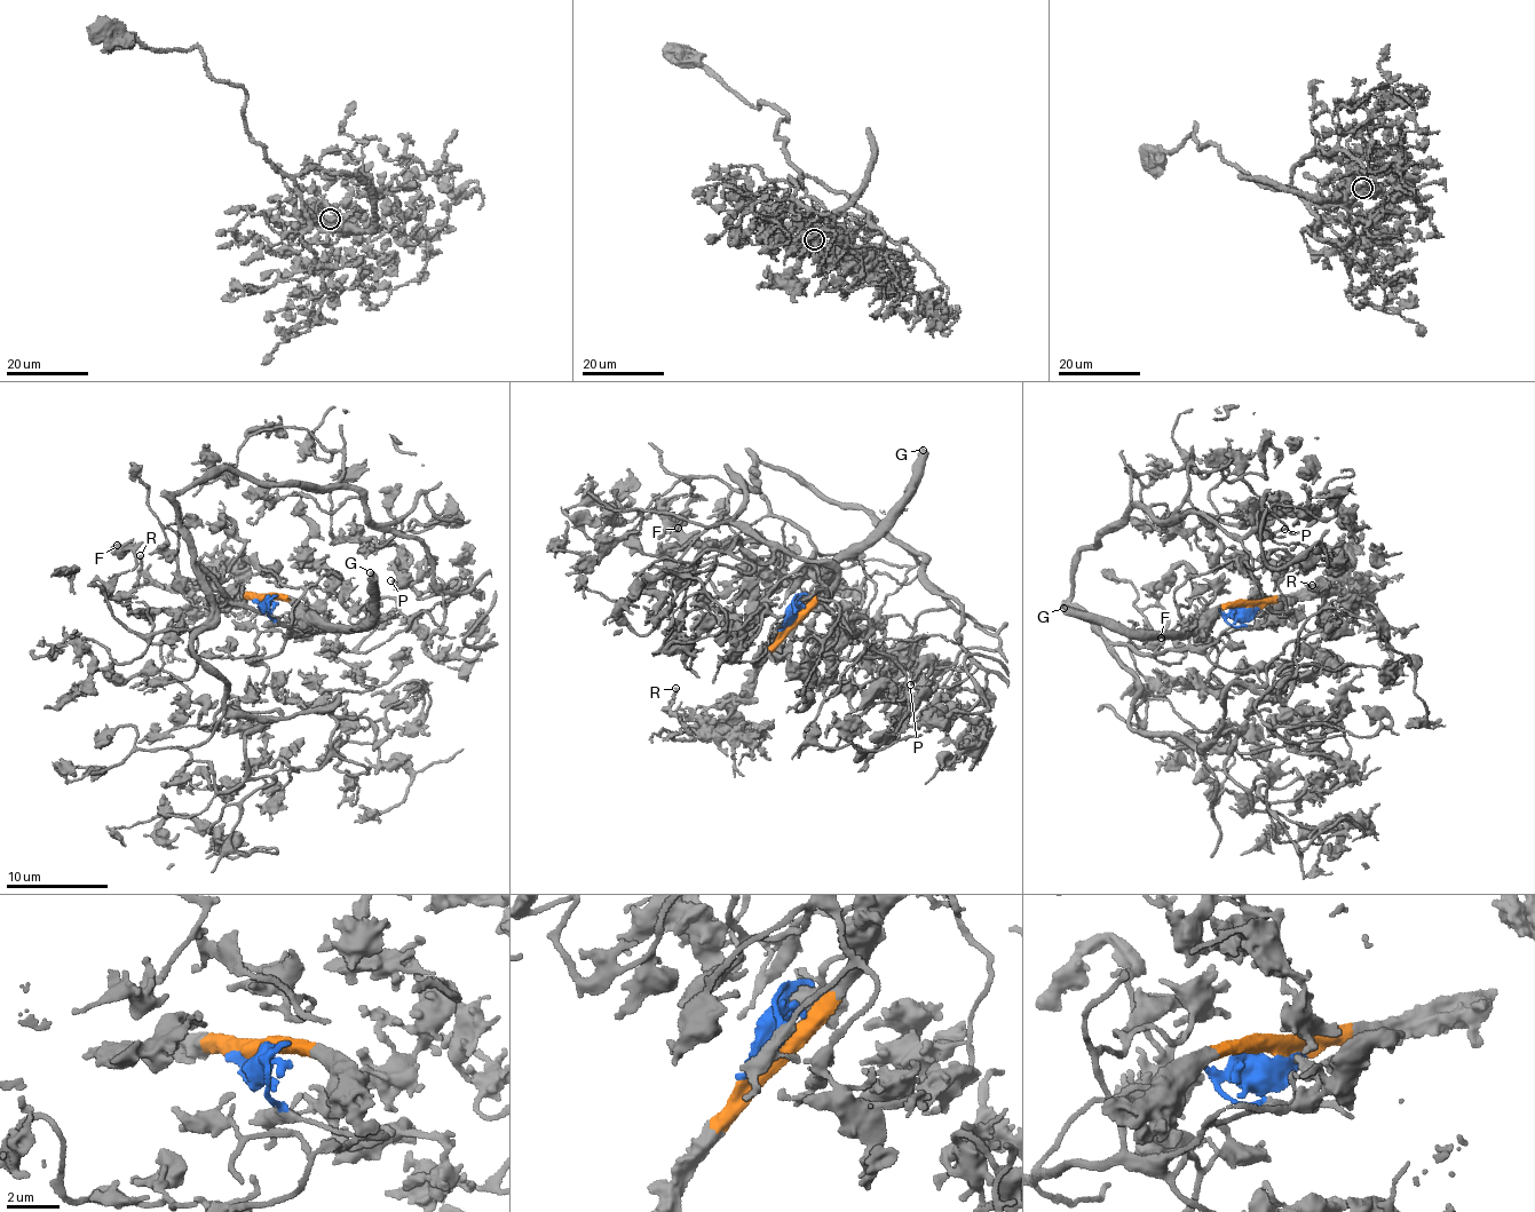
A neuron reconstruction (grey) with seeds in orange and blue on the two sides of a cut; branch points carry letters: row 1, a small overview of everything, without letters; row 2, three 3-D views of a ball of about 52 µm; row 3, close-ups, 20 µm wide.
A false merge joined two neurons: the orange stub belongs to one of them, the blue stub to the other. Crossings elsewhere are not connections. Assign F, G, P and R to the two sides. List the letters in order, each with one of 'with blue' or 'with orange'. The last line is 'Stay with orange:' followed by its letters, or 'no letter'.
F: with blue
G: with orange
P: with blue
R: with orange
Stay with orange: G, R

